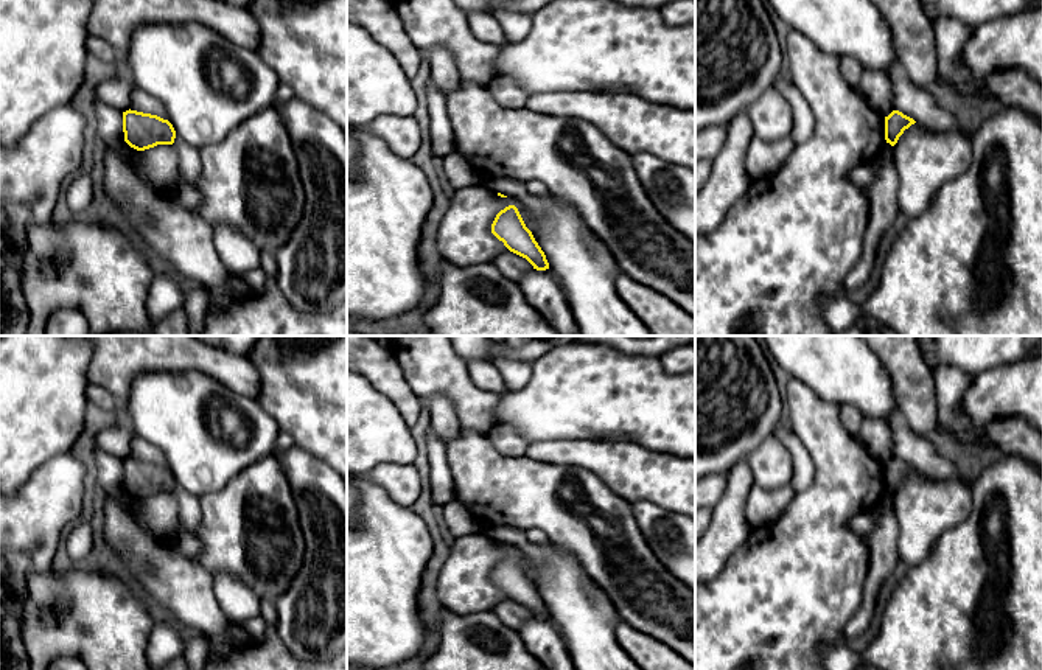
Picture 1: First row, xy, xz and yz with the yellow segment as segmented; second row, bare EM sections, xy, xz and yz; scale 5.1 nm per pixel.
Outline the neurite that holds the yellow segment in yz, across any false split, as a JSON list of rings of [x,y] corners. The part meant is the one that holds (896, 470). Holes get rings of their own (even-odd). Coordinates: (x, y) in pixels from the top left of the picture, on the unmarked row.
[[[893,459],[888,465],[885,465],[885,488],[891,494],[894,494],[899,485],[904,482],[916,469],[899,459]]]

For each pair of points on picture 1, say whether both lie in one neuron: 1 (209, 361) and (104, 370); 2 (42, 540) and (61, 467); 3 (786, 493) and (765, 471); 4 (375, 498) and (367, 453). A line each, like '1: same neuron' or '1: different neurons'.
1: same neuron
2: same neuron
3: different neurons
4: different neurons

